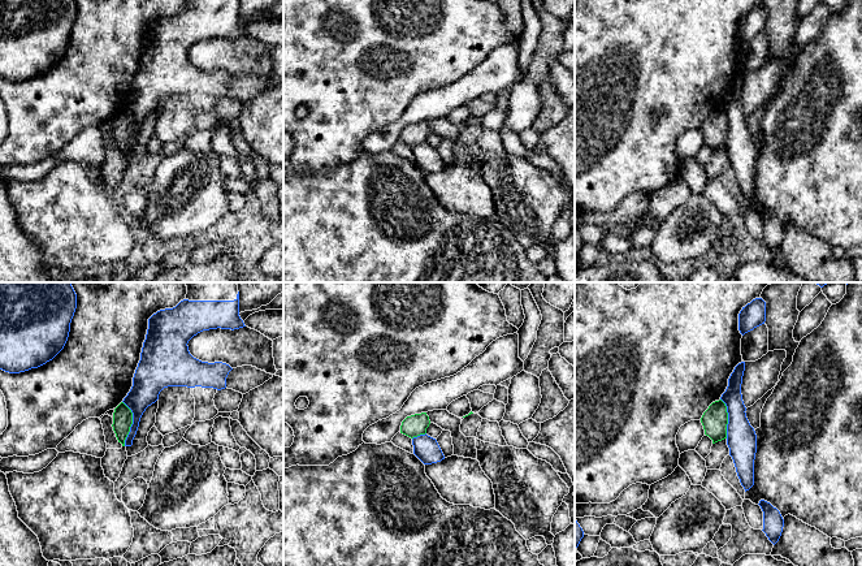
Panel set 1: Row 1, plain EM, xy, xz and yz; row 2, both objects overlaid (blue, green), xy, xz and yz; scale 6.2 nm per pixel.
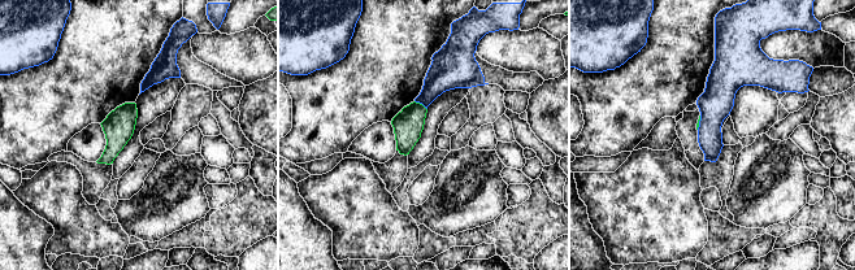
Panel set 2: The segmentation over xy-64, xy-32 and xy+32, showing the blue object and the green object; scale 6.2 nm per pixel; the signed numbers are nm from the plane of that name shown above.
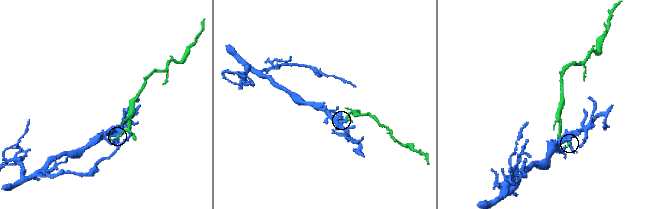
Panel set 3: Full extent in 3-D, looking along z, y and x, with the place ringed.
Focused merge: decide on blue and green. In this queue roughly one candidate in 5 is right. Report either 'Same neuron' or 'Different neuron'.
Different neuron

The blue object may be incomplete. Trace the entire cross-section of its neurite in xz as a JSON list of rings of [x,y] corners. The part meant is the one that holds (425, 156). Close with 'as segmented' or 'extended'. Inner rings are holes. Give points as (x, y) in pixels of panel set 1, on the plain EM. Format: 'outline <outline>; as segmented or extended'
outline [[[420,143],[412,147],[413,163],[424,172],[432,173],[445,168],[445,164],[436,147]]]; as segmented

